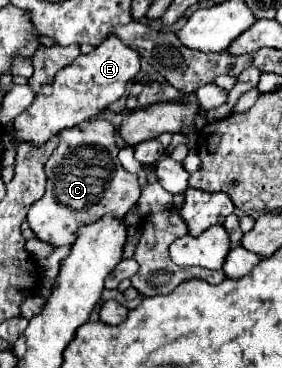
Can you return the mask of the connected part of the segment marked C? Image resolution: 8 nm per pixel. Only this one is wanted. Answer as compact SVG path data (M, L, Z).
M93 118L59 134L59 144L45 164L45 196L27 212L29 228L41 242L51 246L69 246L77 228L93 224L107 212L123 216L135 206L141 194L137 174L129 174L121 166L117 152L119 146L115 142L115 128L107 120Z

